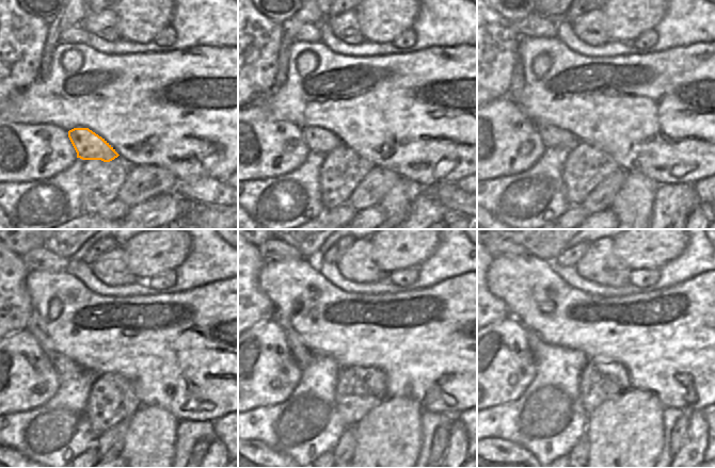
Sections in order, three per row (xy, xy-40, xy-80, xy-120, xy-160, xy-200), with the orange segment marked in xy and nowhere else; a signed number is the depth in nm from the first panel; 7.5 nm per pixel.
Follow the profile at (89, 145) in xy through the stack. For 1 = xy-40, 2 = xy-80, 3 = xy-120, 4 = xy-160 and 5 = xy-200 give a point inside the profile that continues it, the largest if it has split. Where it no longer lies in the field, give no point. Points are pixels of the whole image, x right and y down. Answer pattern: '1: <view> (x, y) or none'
1: xy-40 (318, 140)
2: xy-80 (552, 136)
3: xy-120 (67, 369)
4: xy-160 (302, 356)
5: xy-200 (533, 338)

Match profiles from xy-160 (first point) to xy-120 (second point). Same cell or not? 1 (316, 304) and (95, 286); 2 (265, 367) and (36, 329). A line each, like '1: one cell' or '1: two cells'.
1: two cells
2: two cells

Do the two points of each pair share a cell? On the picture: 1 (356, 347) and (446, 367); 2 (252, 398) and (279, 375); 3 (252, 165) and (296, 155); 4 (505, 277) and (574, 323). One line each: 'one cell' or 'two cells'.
1: one cell
2: one cell
3: one cell
4: one cell

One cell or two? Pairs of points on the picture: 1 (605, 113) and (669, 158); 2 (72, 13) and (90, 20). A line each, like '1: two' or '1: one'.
1: one
2: two

